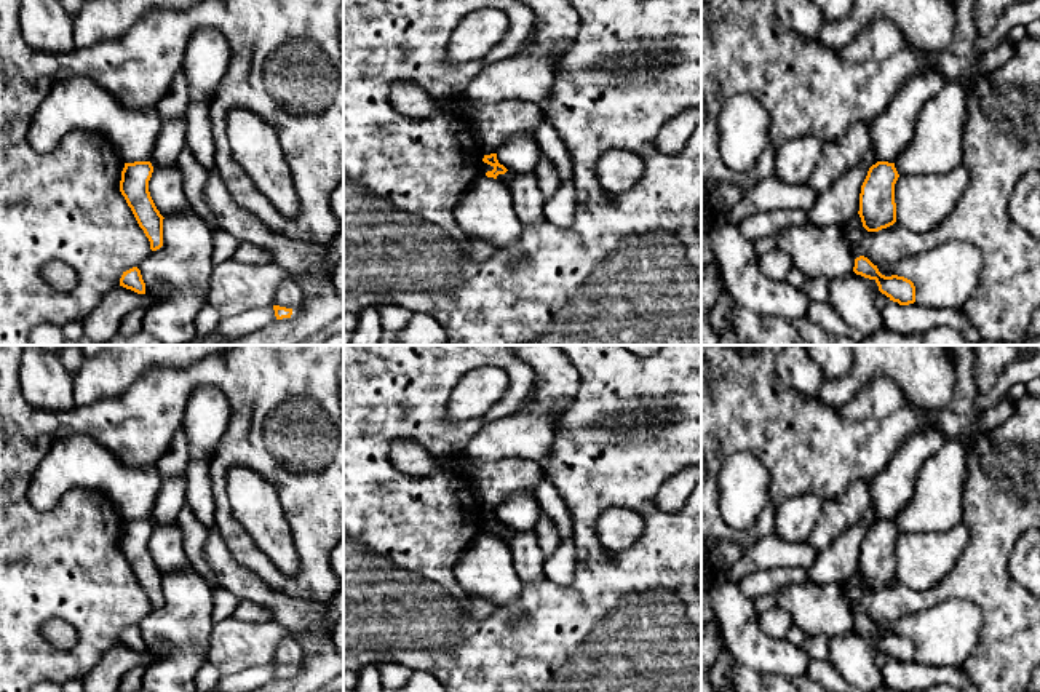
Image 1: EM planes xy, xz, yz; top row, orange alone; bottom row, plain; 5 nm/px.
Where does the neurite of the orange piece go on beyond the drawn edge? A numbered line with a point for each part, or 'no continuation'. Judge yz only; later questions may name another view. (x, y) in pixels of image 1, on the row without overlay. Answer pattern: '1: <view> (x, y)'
no continuation

